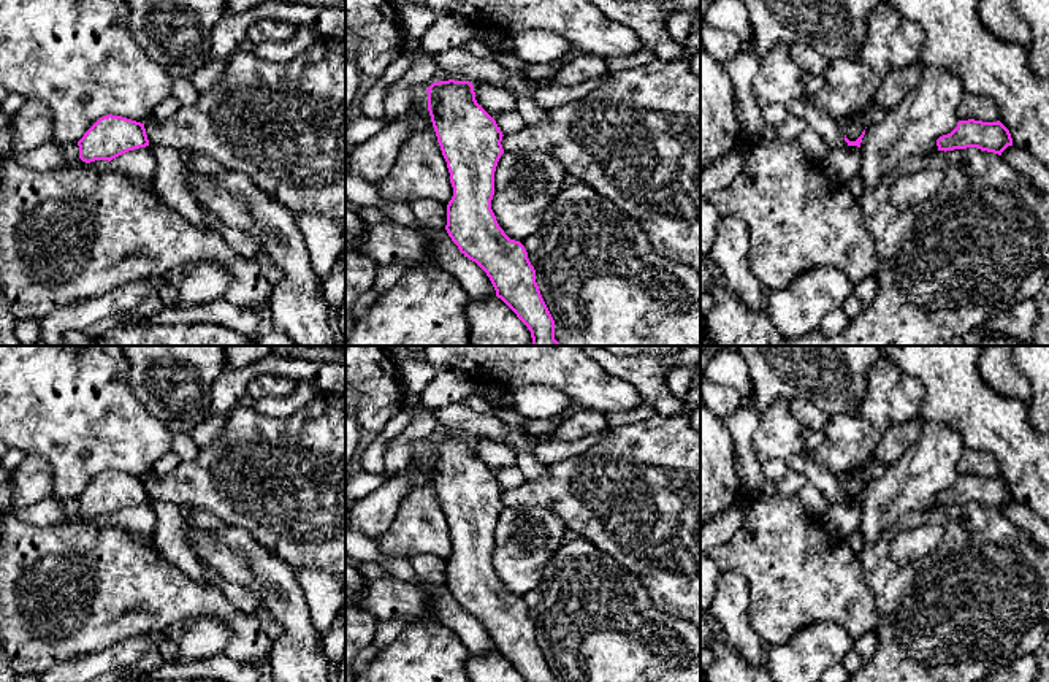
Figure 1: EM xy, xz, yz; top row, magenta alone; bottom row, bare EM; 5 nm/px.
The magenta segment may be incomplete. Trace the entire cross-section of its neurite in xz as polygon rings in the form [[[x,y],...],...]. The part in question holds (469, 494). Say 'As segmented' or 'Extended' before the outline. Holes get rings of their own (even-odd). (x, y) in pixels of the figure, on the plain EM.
As segmented. [[[439,436],[428,444],[428,466],[447,517],[453,552],[445,585],[460,607],[490,633],[501,653],[526,682],[555,682],[520,596],[510,595],[491,565],[502,487],[477,458],[469,436]]]

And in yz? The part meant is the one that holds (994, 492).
As segmented. [[[959,476],[957,482],[936,495],[938,506],[954,506],[978,503],[981,506],[1001,508],[1013,501],[1009,485],[1000,477],[982,477],[982,476]]]

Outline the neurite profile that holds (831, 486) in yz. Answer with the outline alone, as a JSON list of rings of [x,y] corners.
[[[805,454],[805,477],[826,496],[829,506],[845,504],[843,479],[826,471],[813,455]]]

